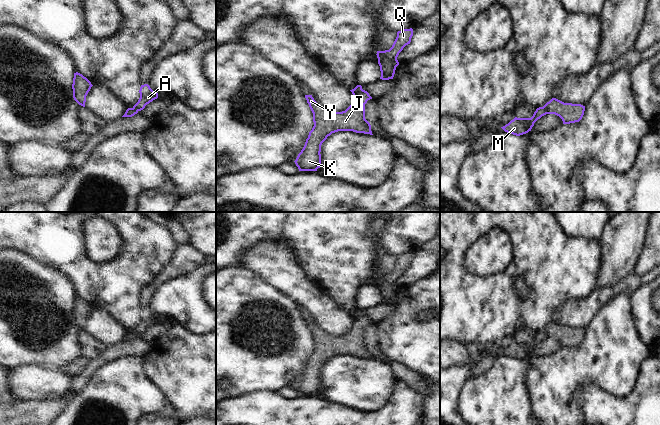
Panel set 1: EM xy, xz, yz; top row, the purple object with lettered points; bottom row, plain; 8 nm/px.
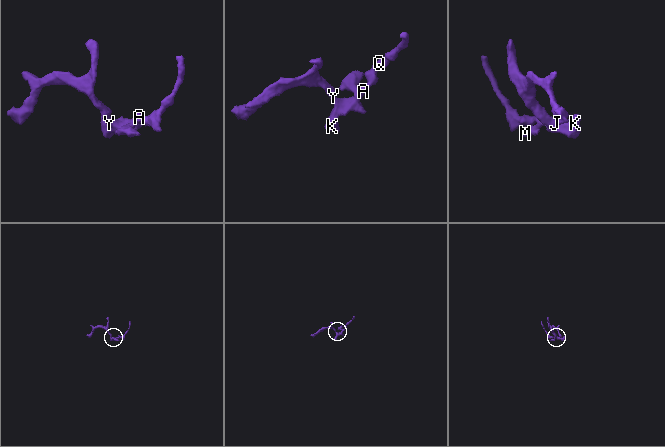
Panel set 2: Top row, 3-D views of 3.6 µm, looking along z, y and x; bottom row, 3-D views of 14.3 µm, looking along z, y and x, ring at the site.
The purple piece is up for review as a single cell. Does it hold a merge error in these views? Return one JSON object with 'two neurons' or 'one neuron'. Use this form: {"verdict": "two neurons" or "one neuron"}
{"verdict": "two neurons"}

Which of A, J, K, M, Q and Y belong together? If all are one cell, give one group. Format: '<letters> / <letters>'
A J K Q Y / M

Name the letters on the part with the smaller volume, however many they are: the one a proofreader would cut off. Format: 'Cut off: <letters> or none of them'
Cut off: M

